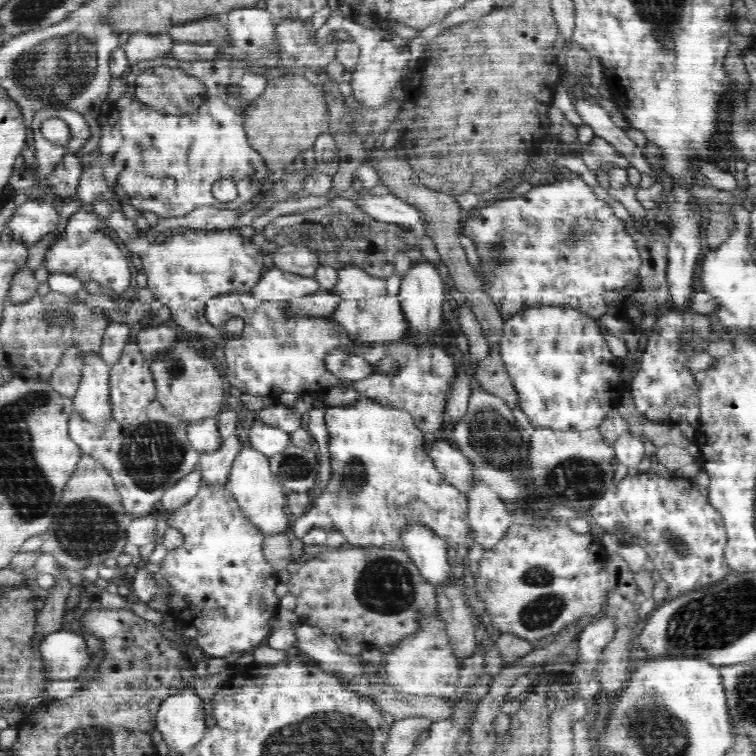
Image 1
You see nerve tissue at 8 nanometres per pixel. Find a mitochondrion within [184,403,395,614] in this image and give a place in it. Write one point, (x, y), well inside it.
(353, 477)

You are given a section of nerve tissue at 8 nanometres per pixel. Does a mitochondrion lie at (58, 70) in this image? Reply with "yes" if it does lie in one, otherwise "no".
yes

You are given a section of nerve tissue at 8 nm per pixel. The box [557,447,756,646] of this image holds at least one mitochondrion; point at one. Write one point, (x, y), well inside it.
(672, 541)

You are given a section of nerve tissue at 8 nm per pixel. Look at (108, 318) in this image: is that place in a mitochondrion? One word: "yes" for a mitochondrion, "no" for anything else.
no

